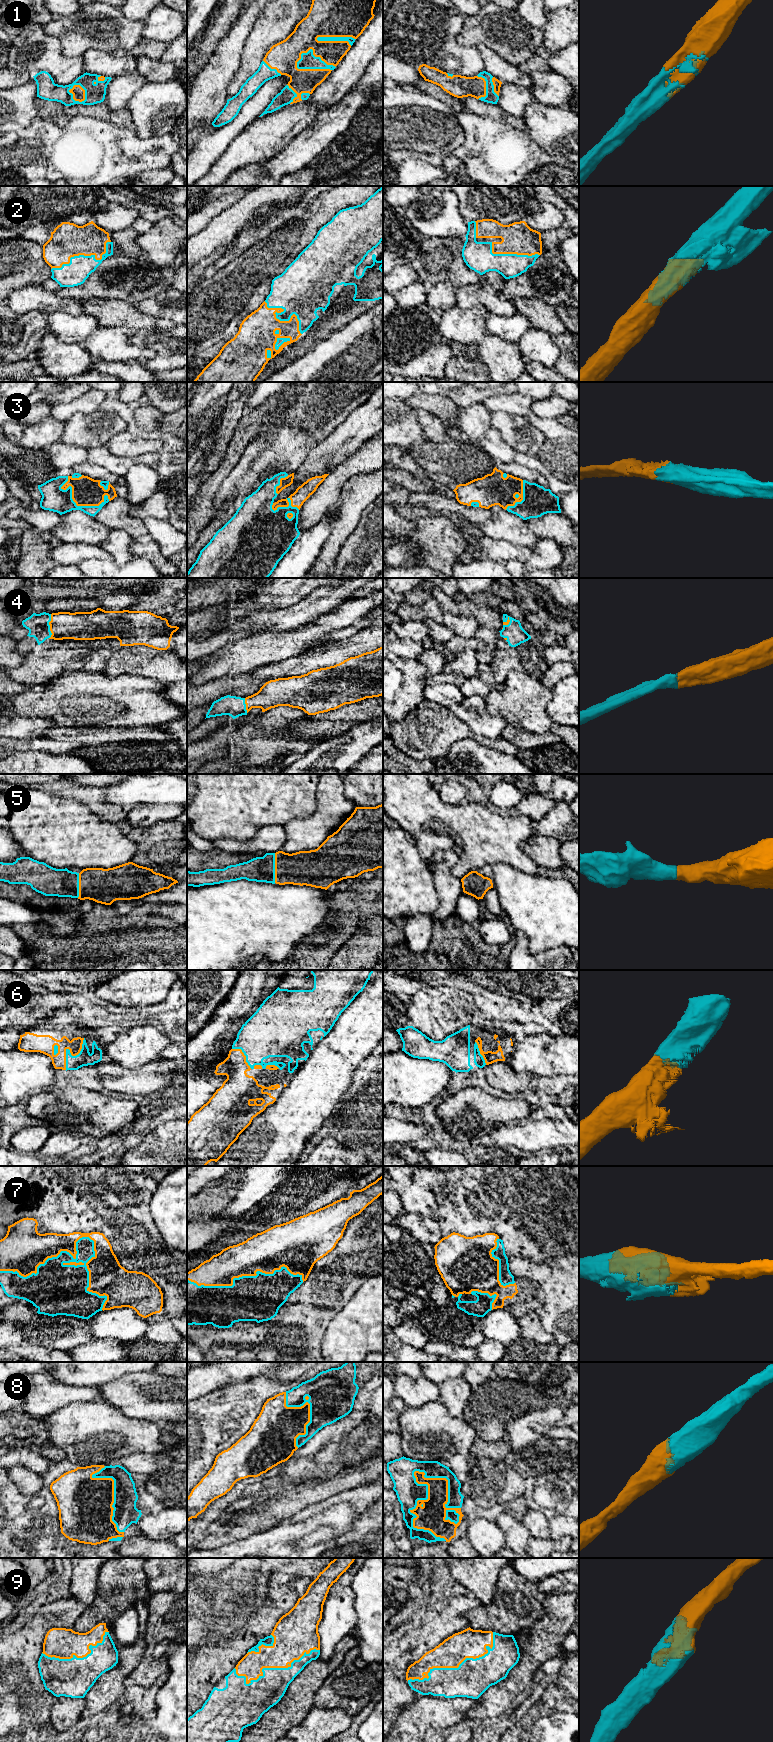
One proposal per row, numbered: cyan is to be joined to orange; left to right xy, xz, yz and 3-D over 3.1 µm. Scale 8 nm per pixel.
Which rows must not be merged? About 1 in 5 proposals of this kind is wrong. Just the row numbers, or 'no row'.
no row

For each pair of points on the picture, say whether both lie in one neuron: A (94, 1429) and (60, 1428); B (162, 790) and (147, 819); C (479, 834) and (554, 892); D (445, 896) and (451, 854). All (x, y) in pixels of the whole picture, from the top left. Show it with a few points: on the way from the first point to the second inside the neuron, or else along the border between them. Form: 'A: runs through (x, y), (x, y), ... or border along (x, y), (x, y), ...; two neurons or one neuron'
A: runs through (86, 1429), (68, 1428); one neuron
B: border along (176, 804), (138, 803), (133, 806); two neurons
C: border along (510, 865), (526, 873), (536, 874); two neurons
D: runs through (445, 886), (445, 866), (447, 864); one neuron

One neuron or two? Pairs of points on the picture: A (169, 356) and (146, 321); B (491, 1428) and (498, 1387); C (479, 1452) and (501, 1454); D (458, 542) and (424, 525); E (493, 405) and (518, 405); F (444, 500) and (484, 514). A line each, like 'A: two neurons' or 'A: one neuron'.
A: two neurons
B: one neuron
C: one neuron
D: one neuron
E: one neuron
F: one neuron

